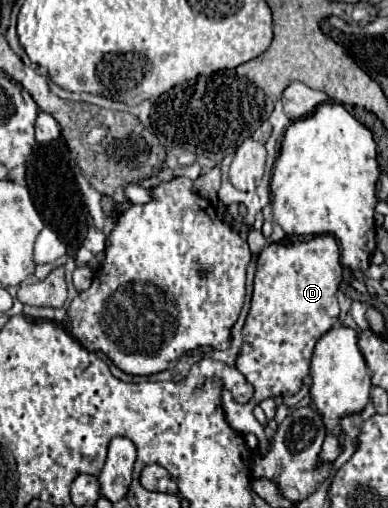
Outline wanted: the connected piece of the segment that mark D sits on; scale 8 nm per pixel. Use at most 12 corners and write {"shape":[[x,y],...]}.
{"shape":[[333,236],[257,258],[237,370],[251,402],[229,426],[267,438],[253,408],[297,394],[339,320]]}

